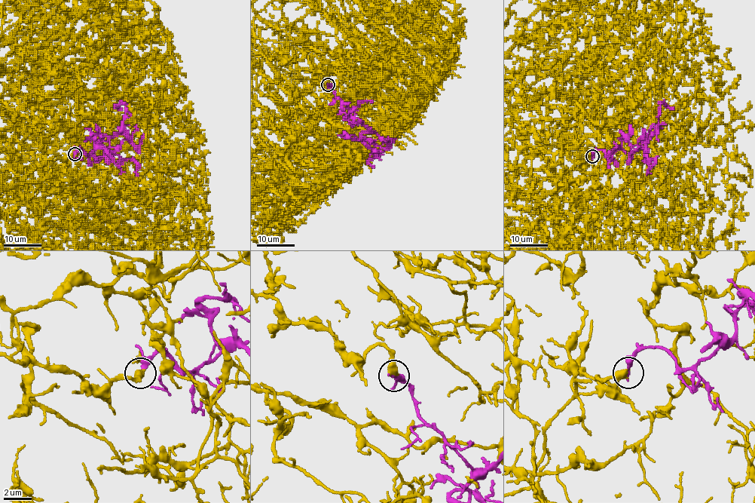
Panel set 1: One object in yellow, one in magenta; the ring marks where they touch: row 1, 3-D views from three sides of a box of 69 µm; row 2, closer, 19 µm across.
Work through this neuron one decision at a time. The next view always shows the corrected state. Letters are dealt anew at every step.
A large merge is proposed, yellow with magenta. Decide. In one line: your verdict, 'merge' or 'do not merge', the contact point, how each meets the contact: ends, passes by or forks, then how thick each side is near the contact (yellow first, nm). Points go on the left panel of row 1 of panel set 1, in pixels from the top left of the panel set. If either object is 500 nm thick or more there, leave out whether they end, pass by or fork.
merge; place (74, 154); calibres 550 and 320 nm

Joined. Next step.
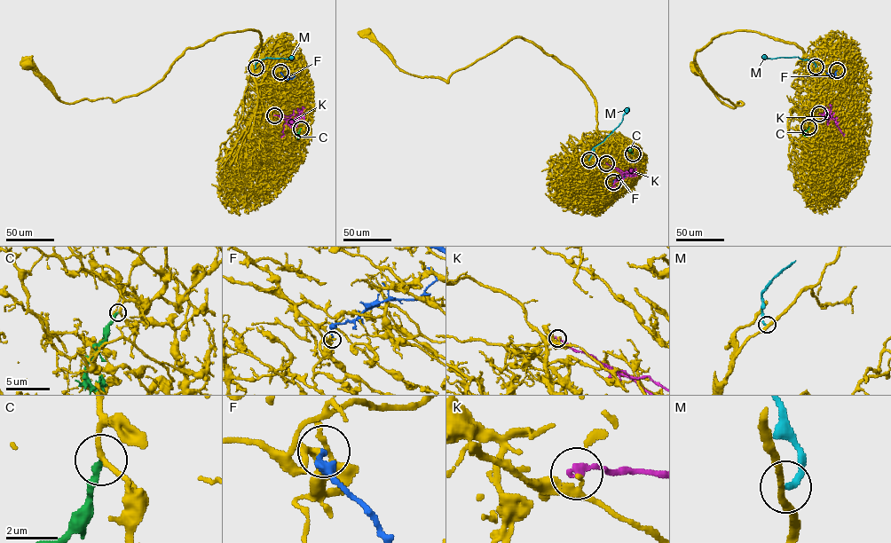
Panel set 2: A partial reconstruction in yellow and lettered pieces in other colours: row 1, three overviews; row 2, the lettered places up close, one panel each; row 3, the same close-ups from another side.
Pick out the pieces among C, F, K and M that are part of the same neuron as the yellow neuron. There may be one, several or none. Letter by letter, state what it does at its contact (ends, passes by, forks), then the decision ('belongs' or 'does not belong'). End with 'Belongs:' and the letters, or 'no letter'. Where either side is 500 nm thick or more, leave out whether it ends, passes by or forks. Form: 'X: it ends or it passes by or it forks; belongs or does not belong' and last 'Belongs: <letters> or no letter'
C: it ends; does not belong
F: it ends; does not belong
K: it ends; does not belong
M: it ends; does not belong
Belongs: no letter

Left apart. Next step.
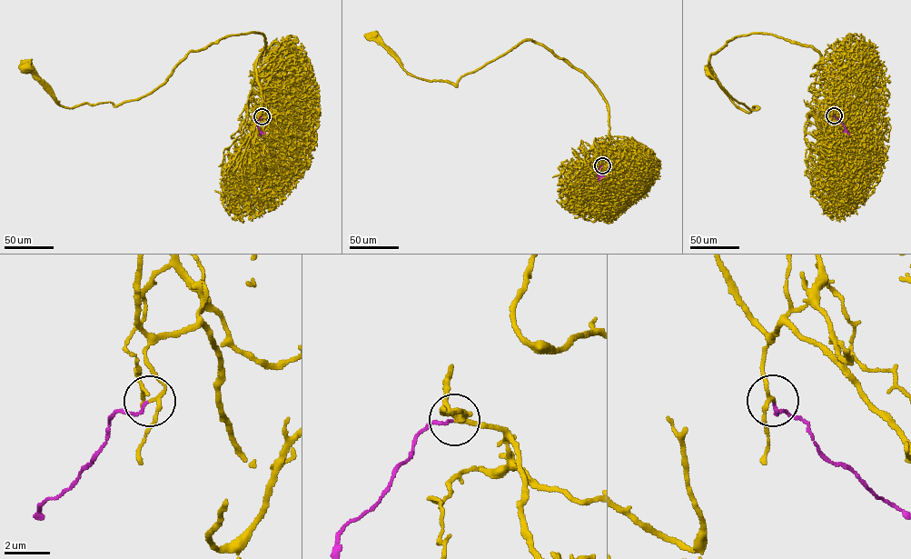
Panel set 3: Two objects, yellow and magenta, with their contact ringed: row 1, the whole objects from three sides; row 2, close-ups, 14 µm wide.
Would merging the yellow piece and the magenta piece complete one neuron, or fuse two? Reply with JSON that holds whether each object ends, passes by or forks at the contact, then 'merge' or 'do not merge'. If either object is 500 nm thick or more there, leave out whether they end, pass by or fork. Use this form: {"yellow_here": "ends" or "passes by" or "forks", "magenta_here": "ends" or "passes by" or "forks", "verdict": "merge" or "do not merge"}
{"yellow_here": "passes by", "magenta_here": "ends", "verdict": "merge"}

